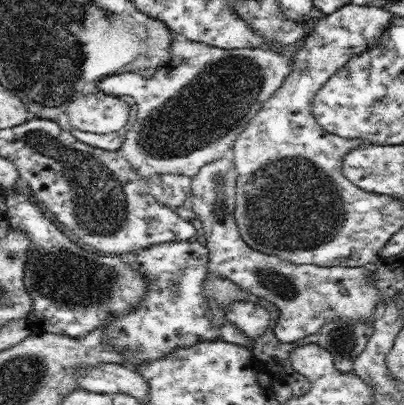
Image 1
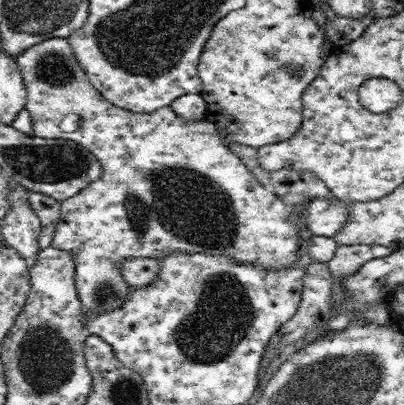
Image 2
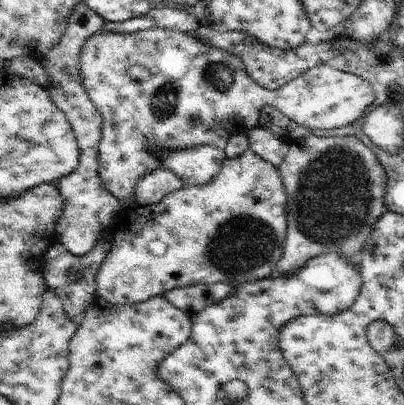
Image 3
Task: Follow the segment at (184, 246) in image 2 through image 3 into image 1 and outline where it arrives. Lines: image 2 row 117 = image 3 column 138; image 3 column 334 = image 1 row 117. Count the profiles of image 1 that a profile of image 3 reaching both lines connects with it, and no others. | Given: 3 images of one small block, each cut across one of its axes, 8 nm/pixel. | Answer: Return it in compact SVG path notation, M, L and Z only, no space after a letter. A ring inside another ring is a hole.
M106 92L86 94L66 106L70 124L88 134L118 132L128 124L130 104Z

